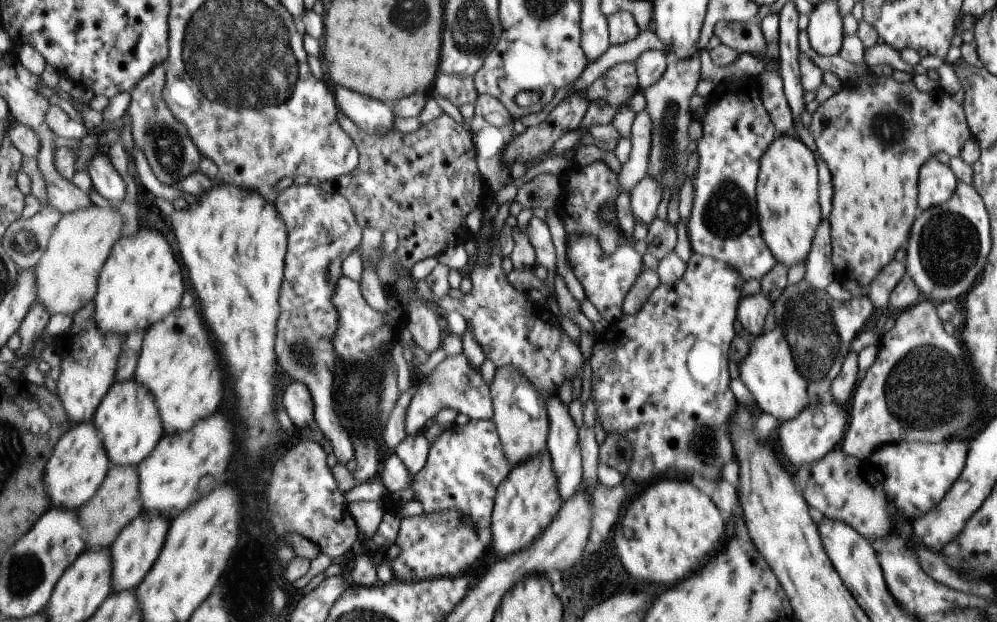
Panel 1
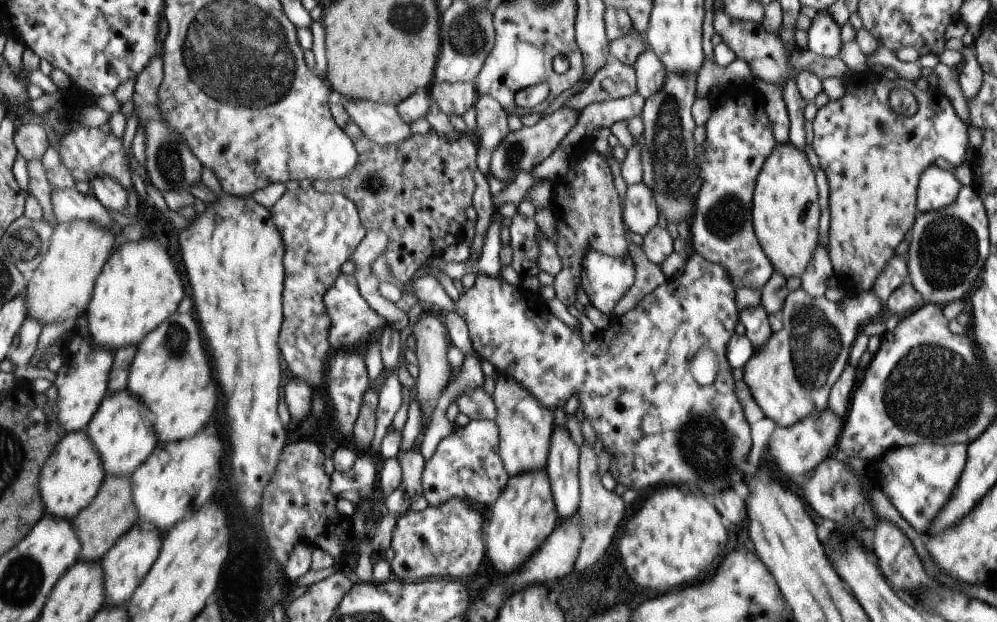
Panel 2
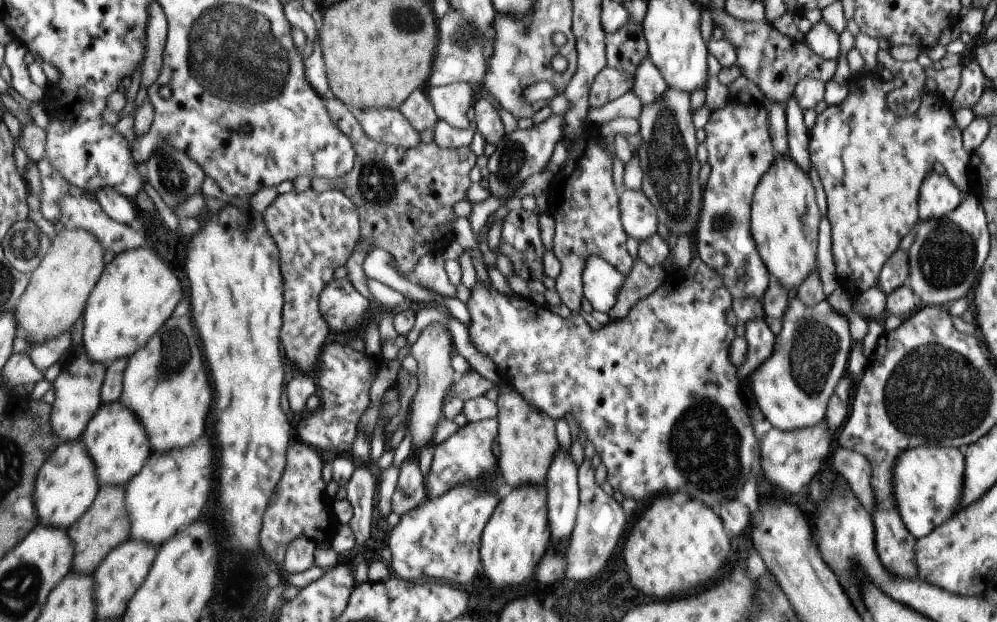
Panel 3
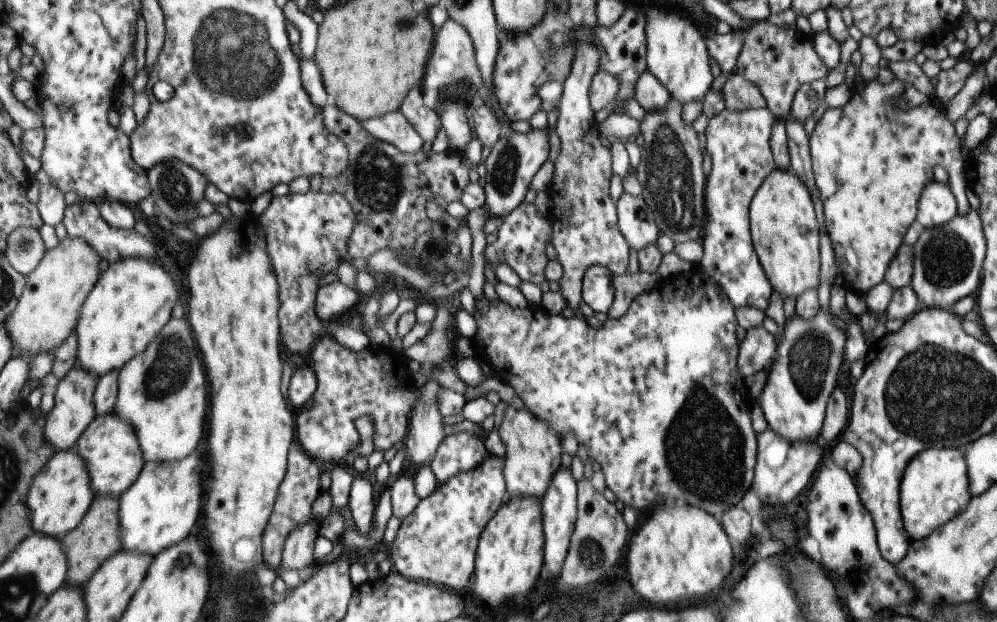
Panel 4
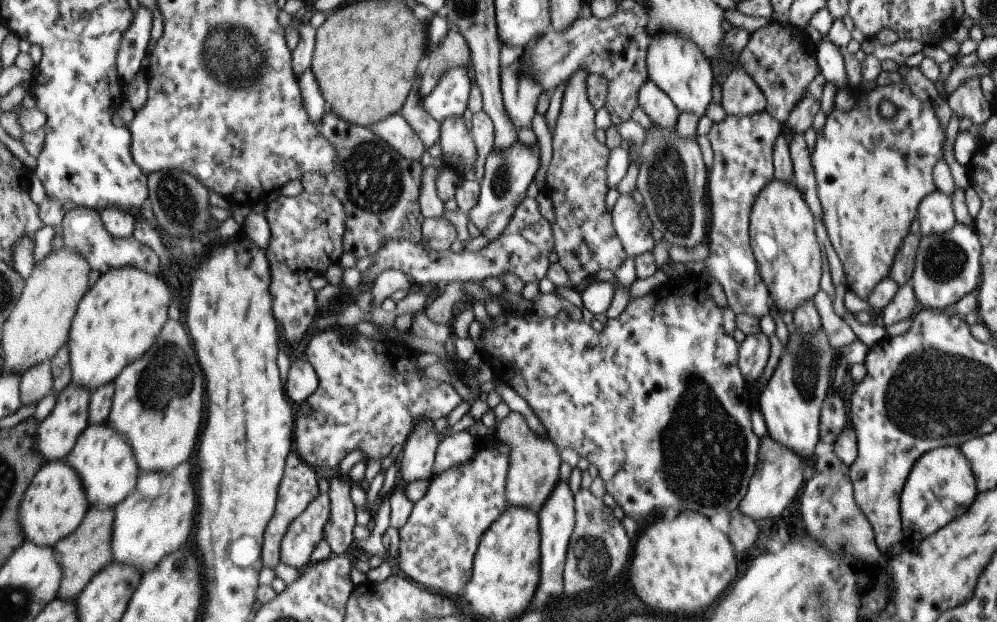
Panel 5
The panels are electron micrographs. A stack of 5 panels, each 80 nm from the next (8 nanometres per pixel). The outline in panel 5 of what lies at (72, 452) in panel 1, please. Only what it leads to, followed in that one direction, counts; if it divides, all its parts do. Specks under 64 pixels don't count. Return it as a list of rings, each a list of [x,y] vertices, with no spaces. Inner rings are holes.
[[[67,459],[47,462],[35,476],[21,502],[20,519],[27,541],[55,547],[59,541],[69,537],[82,525],[90,505],[86,486],[75,467],[72,467]]]

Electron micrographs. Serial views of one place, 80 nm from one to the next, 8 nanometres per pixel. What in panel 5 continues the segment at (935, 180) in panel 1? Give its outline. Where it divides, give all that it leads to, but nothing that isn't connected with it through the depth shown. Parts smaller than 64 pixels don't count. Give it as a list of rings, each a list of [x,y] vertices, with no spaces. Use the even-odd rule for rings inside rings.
[[[933,190],[933,193],[927,194],[919,204],[917,220],[921,231],[920,236],[951,232],[956,220],[952,212],[950,198],[947,198],[939,190]]]

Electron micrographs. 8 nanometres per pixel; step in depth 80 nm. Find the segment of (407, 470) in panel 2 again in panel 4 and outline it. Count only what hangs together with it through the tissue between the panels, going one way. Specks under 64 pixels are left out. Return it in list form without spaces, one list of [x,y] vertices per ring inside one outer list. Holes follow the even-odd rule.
[[[402,473],[390,485],[394,516],[403,521],[423,500],[416,491],[415,475]]]

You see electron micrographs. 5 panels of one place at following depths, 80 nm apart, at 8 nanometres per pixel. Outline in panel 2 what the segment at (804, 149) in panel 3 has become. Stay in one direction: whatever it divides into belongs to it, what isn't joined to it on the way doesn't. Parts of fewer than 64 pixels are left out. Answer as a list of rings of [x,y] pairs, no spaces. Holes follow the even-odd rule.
[[[793,77],[784,80],[782,99],[788,116],[788,142],[802,150],[806,142],[805,131],[803,131],[803,108],[806,102],[799,94]]]

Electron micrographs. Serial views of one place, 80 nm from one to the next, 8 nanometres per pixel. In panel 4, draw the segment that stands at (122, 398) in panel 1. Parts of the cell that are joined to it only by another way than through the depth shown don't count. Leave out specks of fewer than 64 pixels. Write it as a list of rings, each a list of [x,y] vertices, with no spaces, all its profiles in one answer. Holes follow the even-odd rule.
[[[115,410],[99,415],[91,421],[77,444],[78,453],[86,460],[92,487],[96,496],[110,494],[116,497],[127,492],[138,480],[146,466],[146,458],[134,426]]]

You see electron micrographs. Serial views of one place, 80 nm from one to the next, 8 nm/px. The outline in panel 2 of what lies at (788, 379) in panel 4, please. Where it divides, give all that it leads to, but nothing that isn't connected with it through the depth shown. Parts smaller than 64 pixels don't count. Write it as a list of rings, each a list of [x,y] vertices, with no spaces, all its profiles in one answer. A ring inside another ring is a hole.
[[[800,286],[788,291],[782,301],[783,304],[777,312],[782,322],[781,328],[772,332],[767,342],[764,342],[742,366],[741,379],[761,412],[773,420],[777,427],[794,425],[798,420],[808,417],[809,413],[819,412],[828,406],[828,392],[848,362],[851,343],[859,333],[861,324],[873,320],[883,305],[870,290],[852,292],[844,299],[834,302],[827,300],[823,295],[813,298]]]

